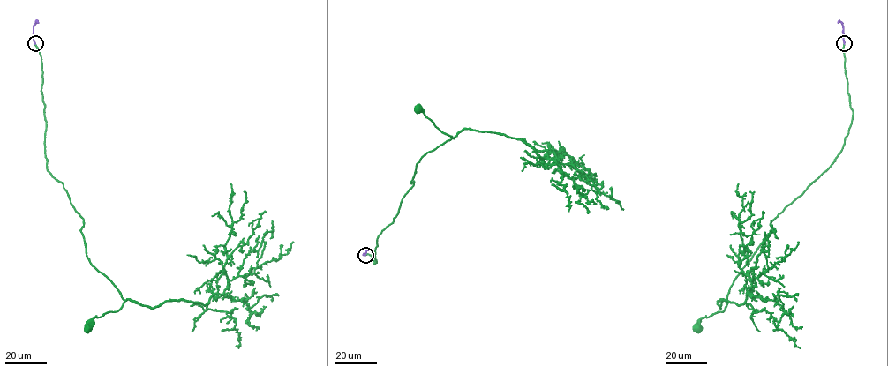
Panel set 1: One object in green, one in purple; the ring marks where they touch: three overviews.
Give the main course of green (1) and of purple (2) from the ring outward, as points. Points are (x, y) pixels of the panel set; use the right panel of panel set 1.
1: (844, 44), (853, 115), (841, 152), (771, 223), (771, 231), (734, 280), (723, 310), (703, 317), (697, 327)
2: (844, 44), (843, 26), (838, 23)

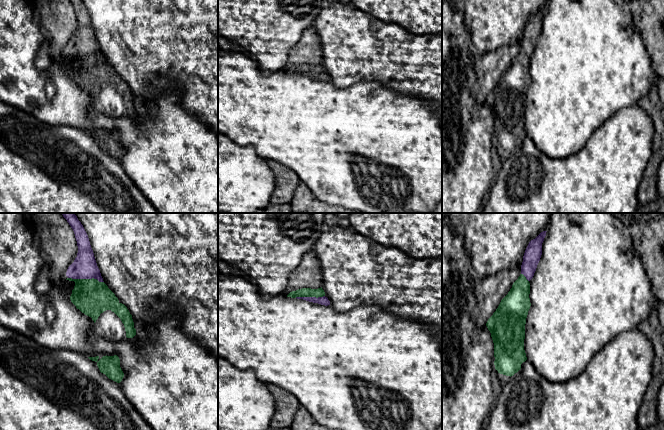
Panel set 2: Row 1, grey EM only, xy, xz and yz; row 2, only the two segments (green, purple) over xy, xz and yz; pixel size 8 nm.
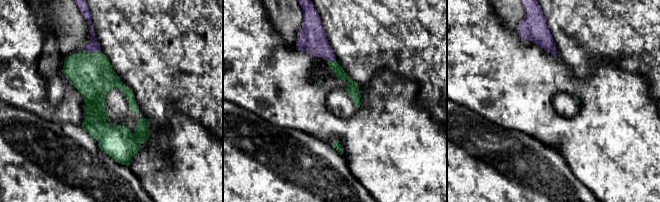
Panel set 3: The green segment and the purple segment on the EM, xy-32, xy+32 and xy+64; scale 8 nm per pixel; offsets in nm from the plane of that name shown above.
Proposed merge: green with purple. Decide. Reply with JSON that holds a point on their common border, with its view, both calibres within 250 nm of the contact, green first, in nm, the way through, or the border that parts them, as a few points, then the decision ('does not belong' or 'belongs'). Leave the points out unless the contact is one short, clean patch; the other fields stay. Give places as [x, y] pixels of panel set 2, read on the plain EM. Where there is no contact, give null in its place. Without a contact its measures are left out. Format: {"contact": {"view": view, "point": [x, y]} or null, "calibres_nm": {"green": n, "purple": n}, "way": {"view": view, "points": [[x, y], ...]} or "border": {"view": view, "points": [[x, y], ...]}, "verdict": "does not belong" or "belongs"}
{"contact": {"view": "xy", "point": [86, 55]}, "calibres_nm": {"green": 280, "purple": 190}, "way": {"view": "xy", "points": [[91, 73], [89, 59], [86, 55], [84, 42]]}, "verdict": "belongs"}

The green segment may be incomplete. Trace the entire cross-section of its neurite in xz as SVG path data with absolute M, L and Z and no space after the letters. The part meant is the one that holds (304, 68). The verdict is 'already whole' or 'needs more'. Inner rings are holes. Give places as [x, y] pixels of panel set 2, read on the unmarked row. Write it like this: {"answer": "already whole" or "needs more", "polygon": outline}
{"answer": "needs more", "polygon": "M302 64L296 67L290 68L287 73L303 75L309 78L318 79L321 81L328 82L330 77L325 72L324 66L321 64L311 65L311 64Z"}

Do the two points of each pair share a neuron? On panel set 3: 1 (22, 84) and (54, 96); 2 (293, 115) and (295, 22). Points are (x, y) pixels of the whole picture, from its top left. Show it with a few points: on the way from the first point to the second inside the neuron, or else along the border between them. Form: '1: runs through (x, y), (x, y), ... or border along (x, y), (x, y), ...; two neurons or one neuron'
1: border along (38, 71), (46, 82), (46, 99), (58, 105); two neurons
2: border along (275, 30), (288, 43), (295, 44); two neurons

